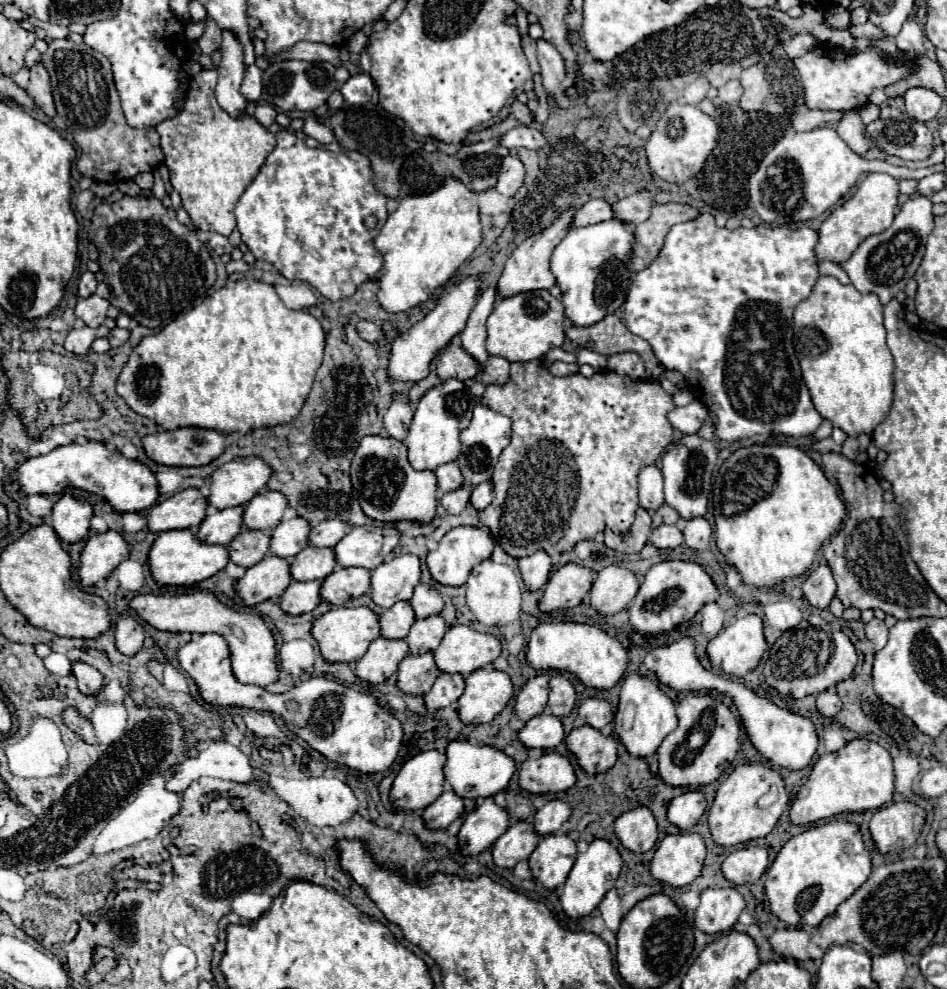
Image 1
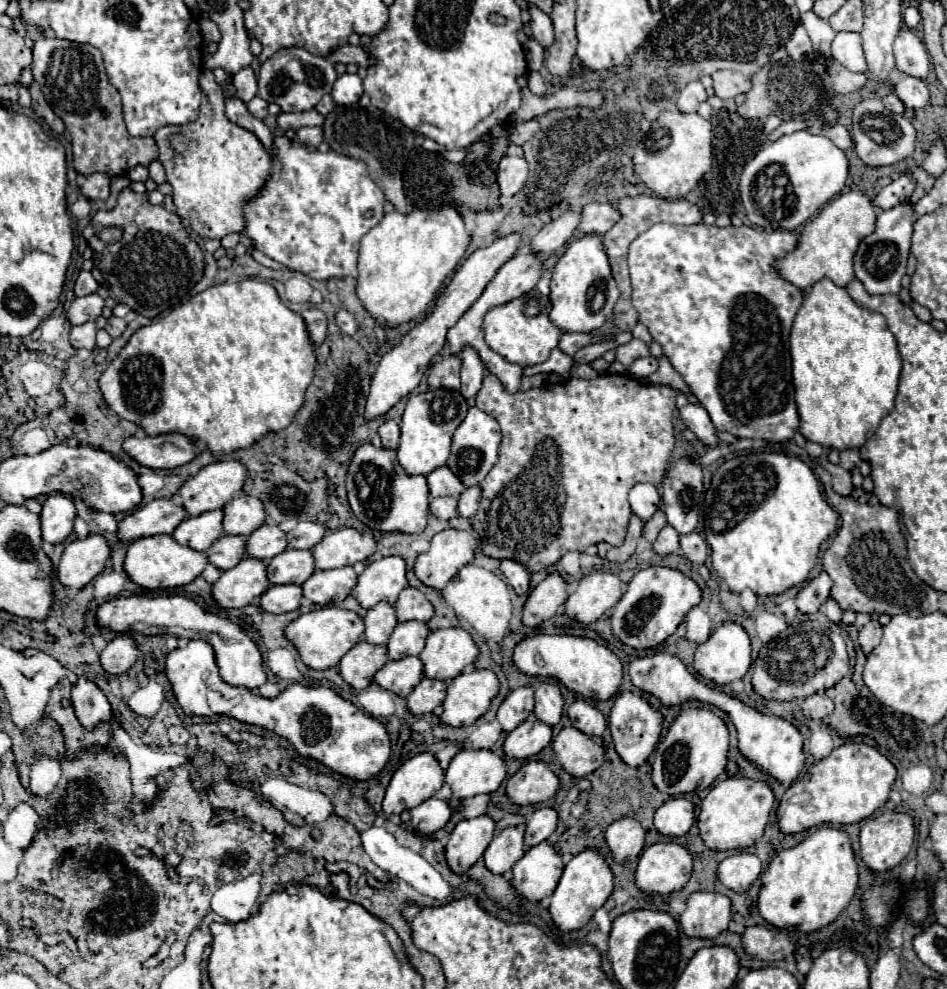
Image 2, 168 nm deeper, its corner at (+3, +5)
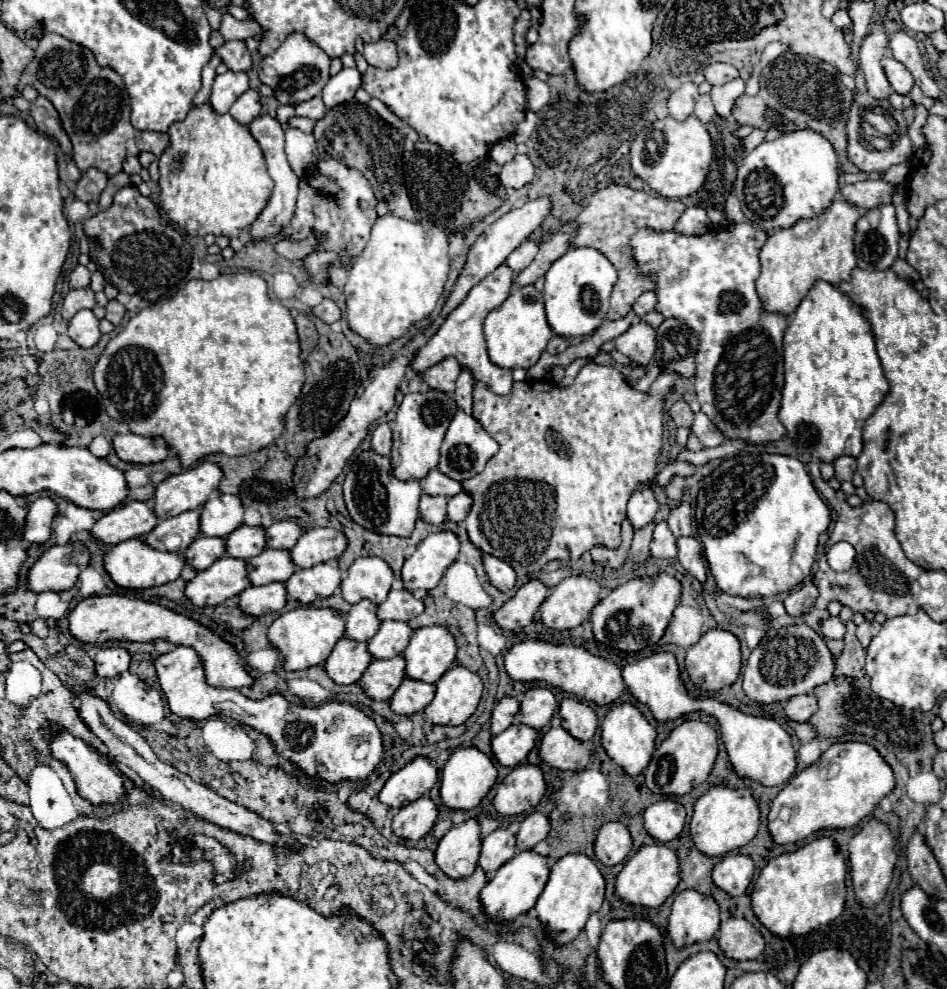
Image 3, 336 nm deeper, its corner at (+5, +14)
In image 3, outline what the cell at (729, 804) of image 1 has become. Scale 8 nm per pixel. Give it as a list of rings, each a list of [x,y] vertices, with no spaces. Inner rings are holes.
[[[713,786],[695,802],[695,812],[689,824],[689,836],[695,848],[705,856],[723,856],[749,844],[759,828],[759,806],[751,792],[729,786]]]

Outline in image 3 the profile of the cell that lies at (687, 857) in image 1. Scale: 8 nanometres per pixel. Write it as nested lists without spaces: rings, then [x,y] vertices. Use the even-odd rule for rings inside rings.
[[[653,844],[639,848],[633,858],[629,858],[615,880],[615,896],[627,904],[643,906],[643,908],[657,908],[661,906],[677,888],[679,884],[679,862],[673,850],[665,844]]]

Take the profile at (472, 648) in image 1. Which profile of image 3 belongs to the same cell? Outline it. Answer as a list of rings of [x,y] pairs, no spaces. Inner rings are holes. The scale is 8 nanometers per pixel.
[[[417,628],[403,650],[405,676],[421,682],[437,682],[455,662],[457,644],[447,628]]]

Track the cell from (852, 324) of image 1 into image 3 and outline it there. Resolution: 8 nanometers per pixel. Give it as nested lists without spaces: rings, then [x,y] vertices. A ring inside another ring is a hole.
[[[817,282],[809,294],[803,298],[803,302],[799,304],[799,308],[795,310],[789,326],[785,328],[785,336],[783,336],[783,360],[785,360],[785,384],[783,384],[783,396],[781,396],[781,406],[779,406],[779,420],[785,426],[787,436],[793,440],[793,446],[797,450],[797,454],[809,454],[811,458],[819,460],[819,462],[833,462],[839,456],[859,456],[861,454],[861,432],[865,426],[865,420],[875,412],[875,408],[883,402],[883,396],[887,396],[889,392],[889,384],[883,376],[883,368],[881,368],[881,360],[877,356],[875,350],[875,338],[871,336],[871,326],[867,324],[867,320],[863,320],[863,316],[859,316],[859,308],[855,308],[855,304],[851,304],[851,300],[847,300],[847,296],[843,296],[835,286],[827,284],[827,282]]]

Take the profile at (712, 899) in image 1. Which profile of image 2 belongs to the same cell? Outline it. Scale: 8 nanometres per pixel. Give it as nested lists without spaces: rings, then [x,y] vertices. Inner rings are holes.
[[[697,891],[687,899],[687,909],[679,923],[689,937],[715,939],[731,921],[731,899],[721,893]]]

